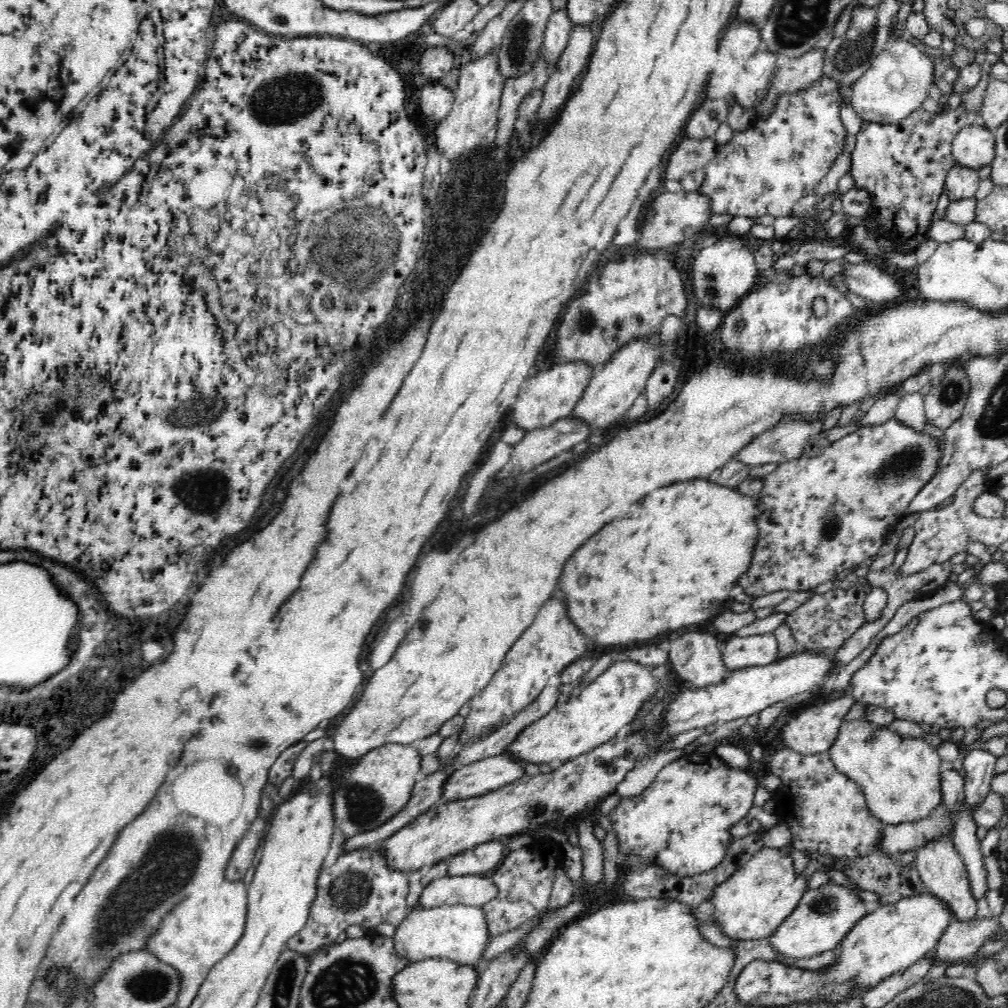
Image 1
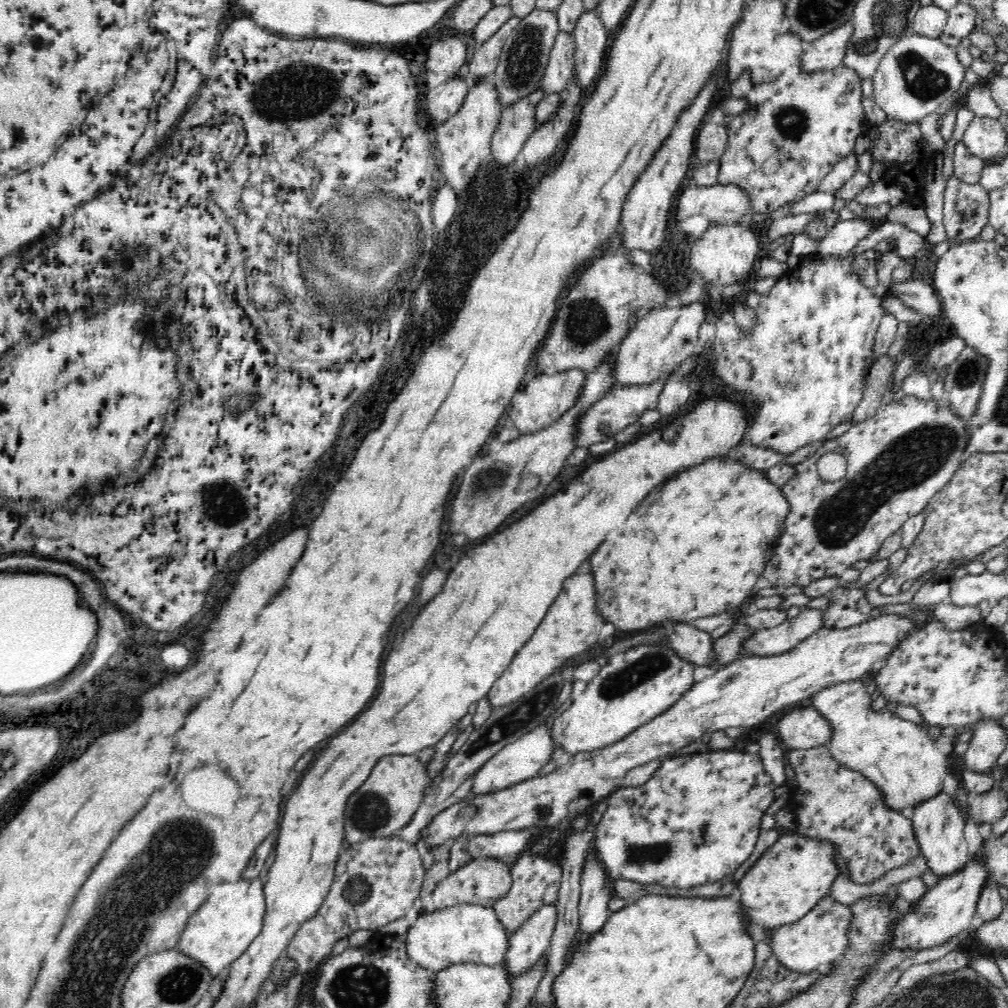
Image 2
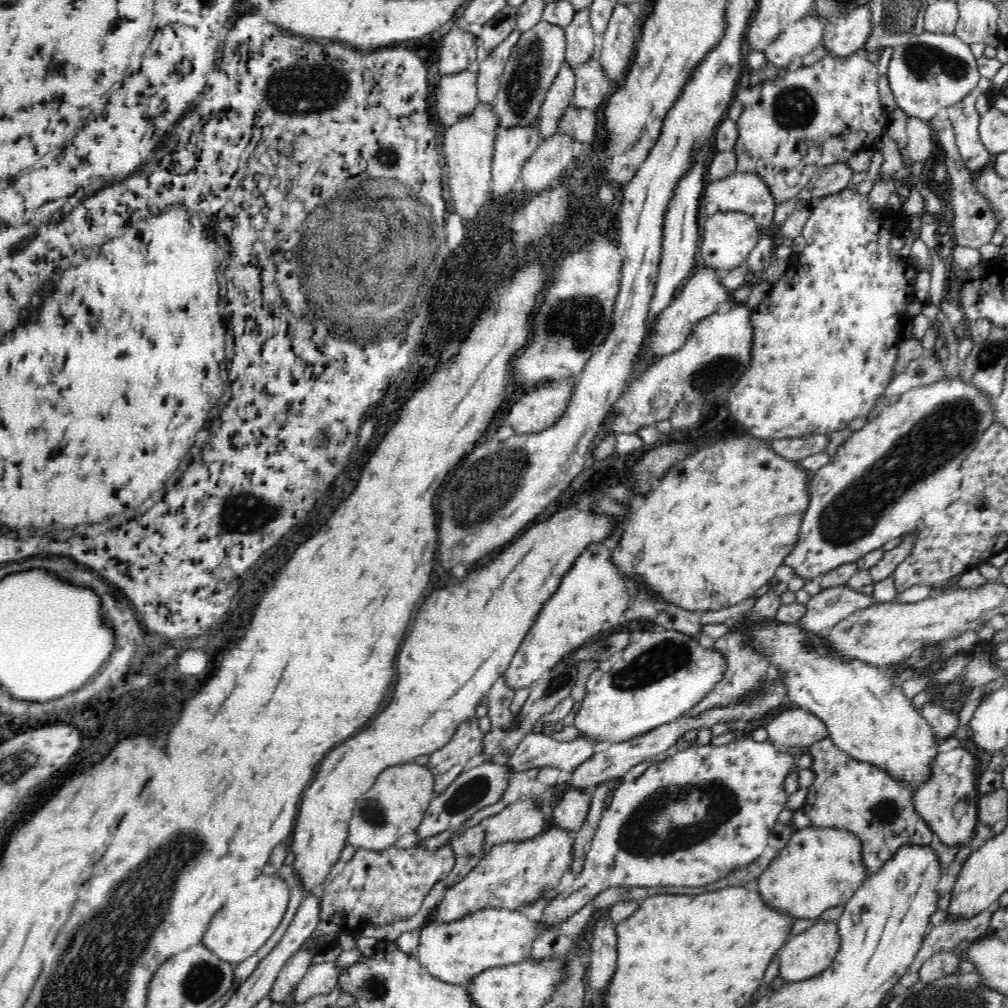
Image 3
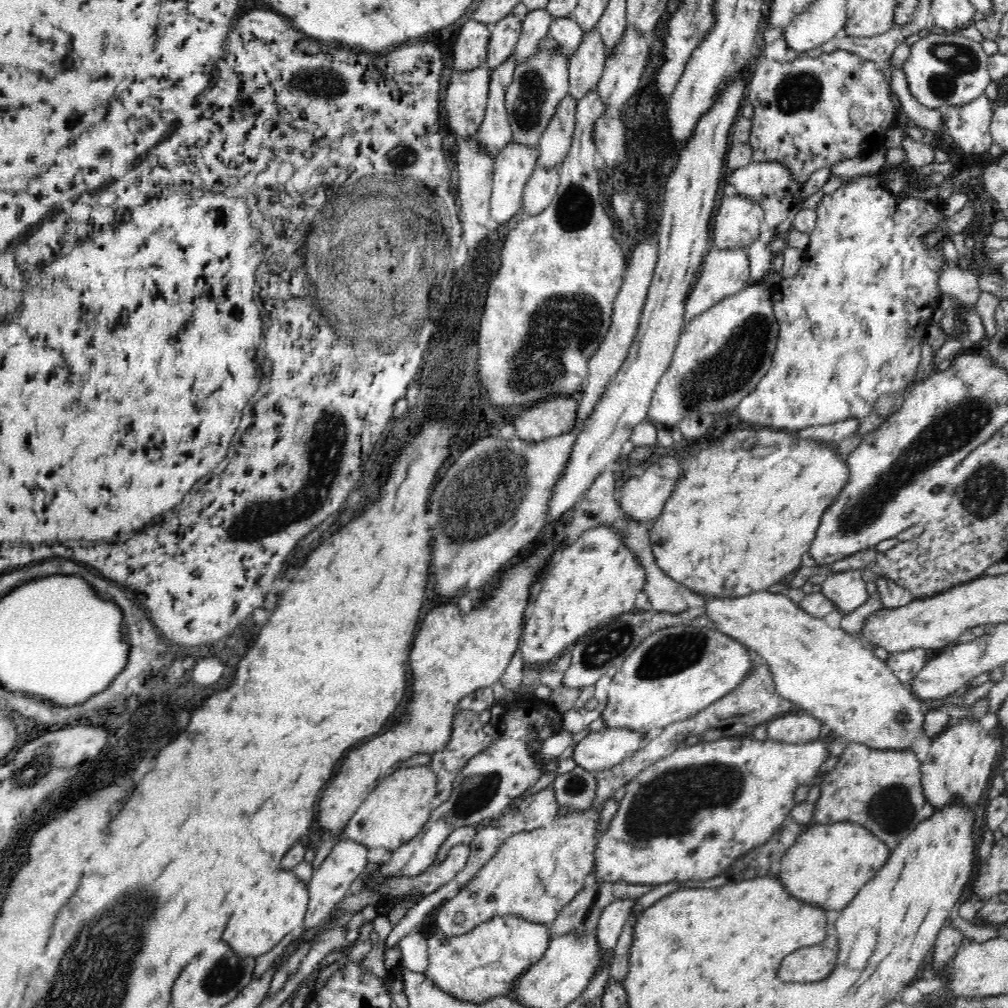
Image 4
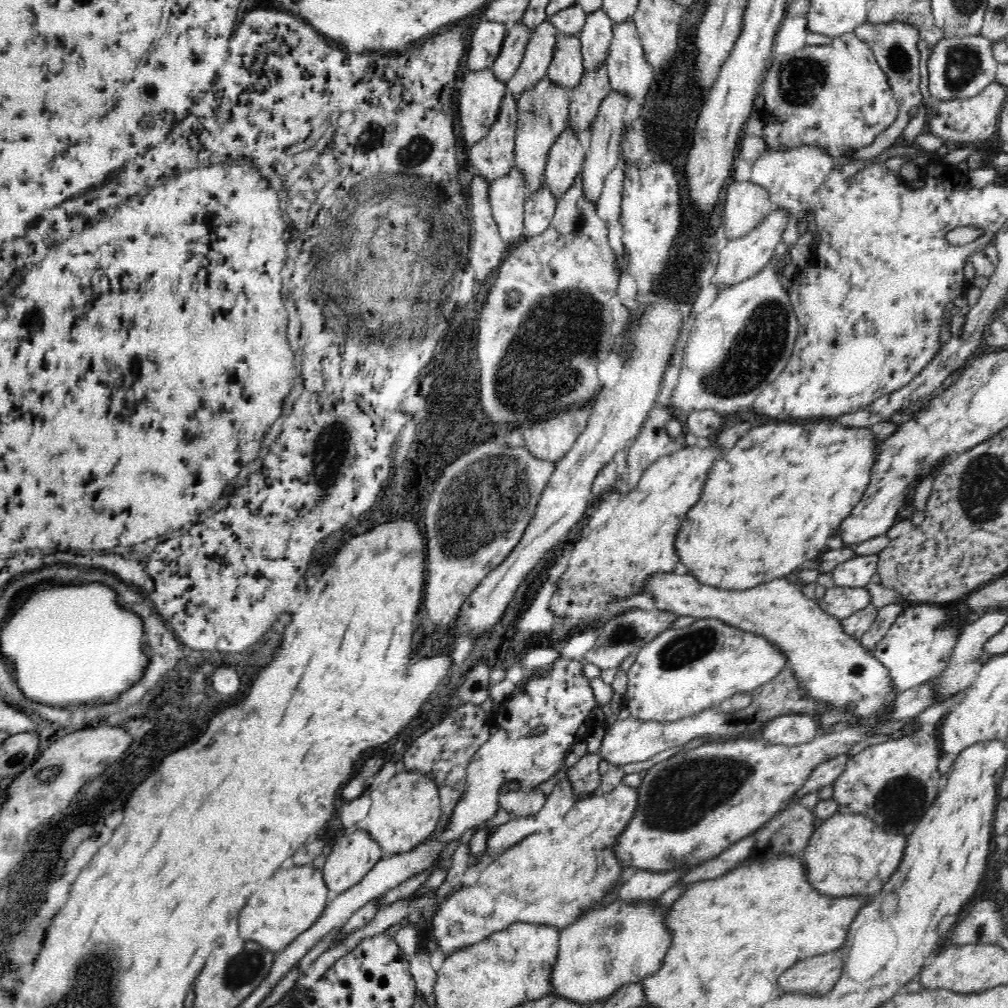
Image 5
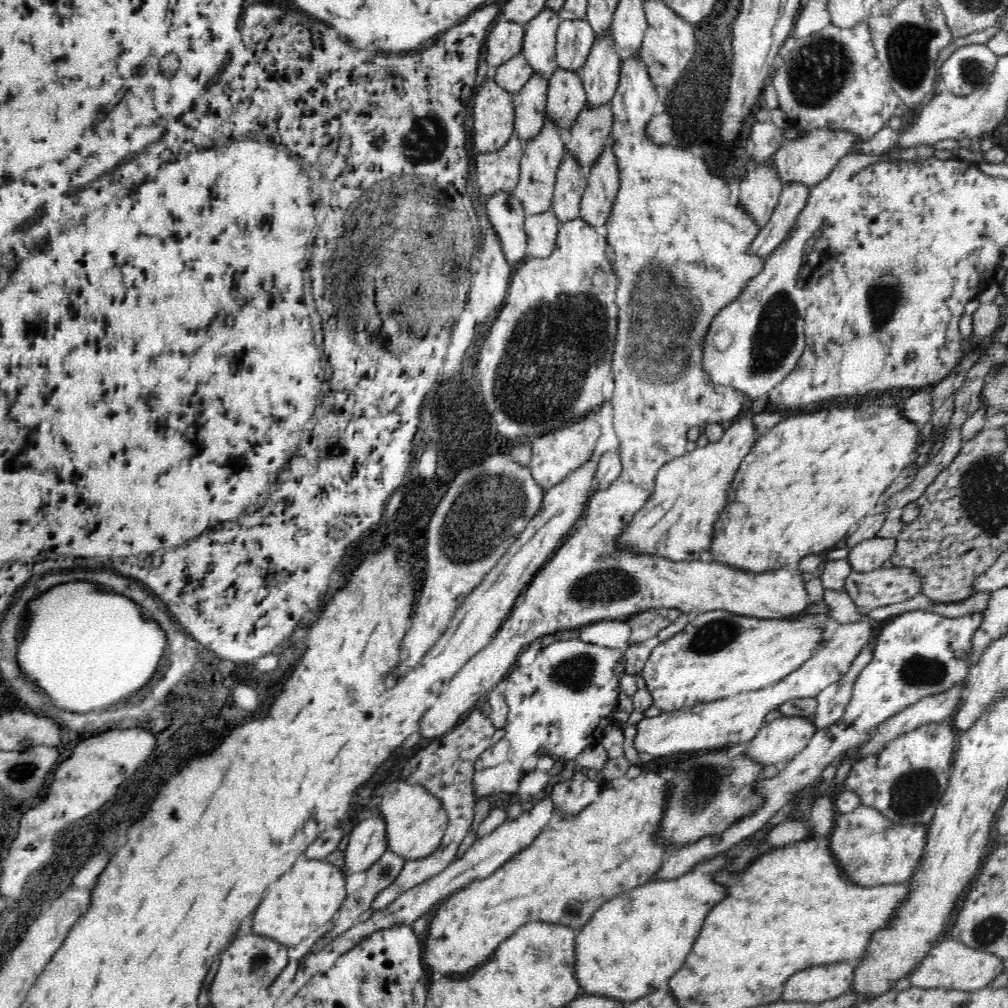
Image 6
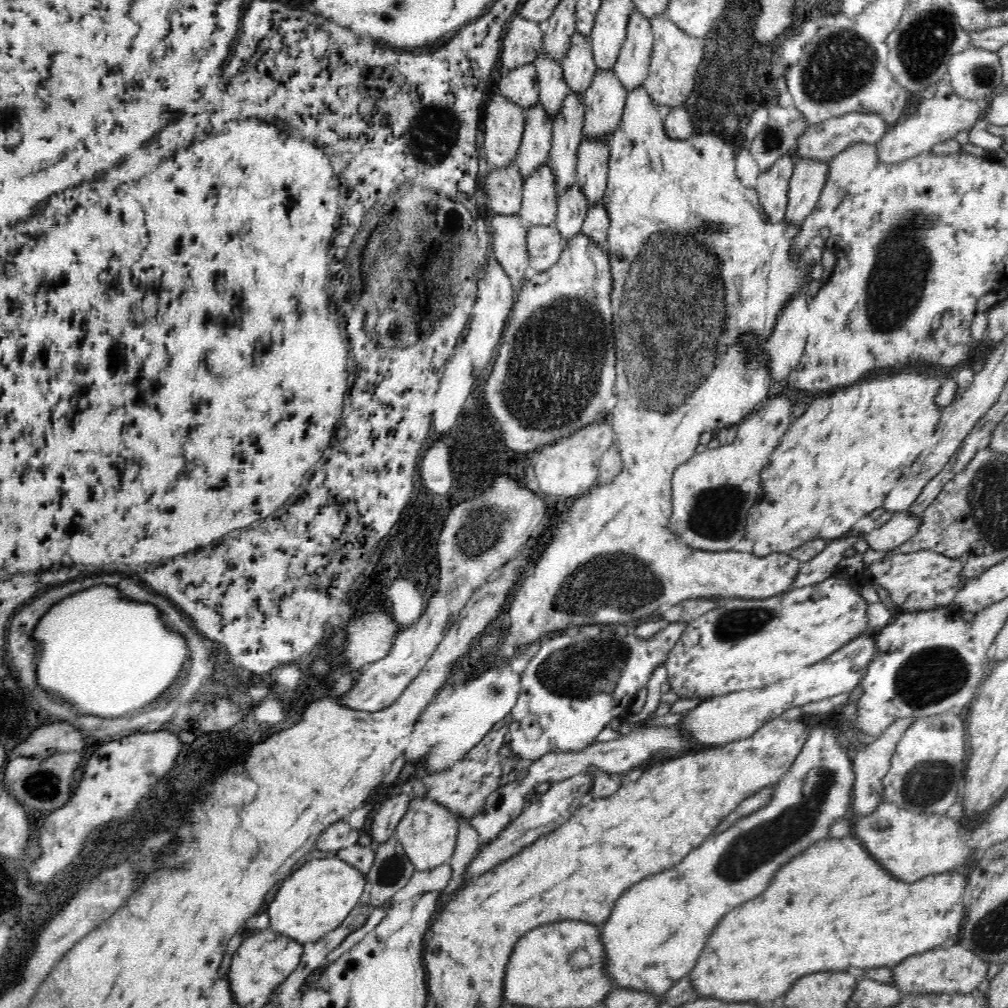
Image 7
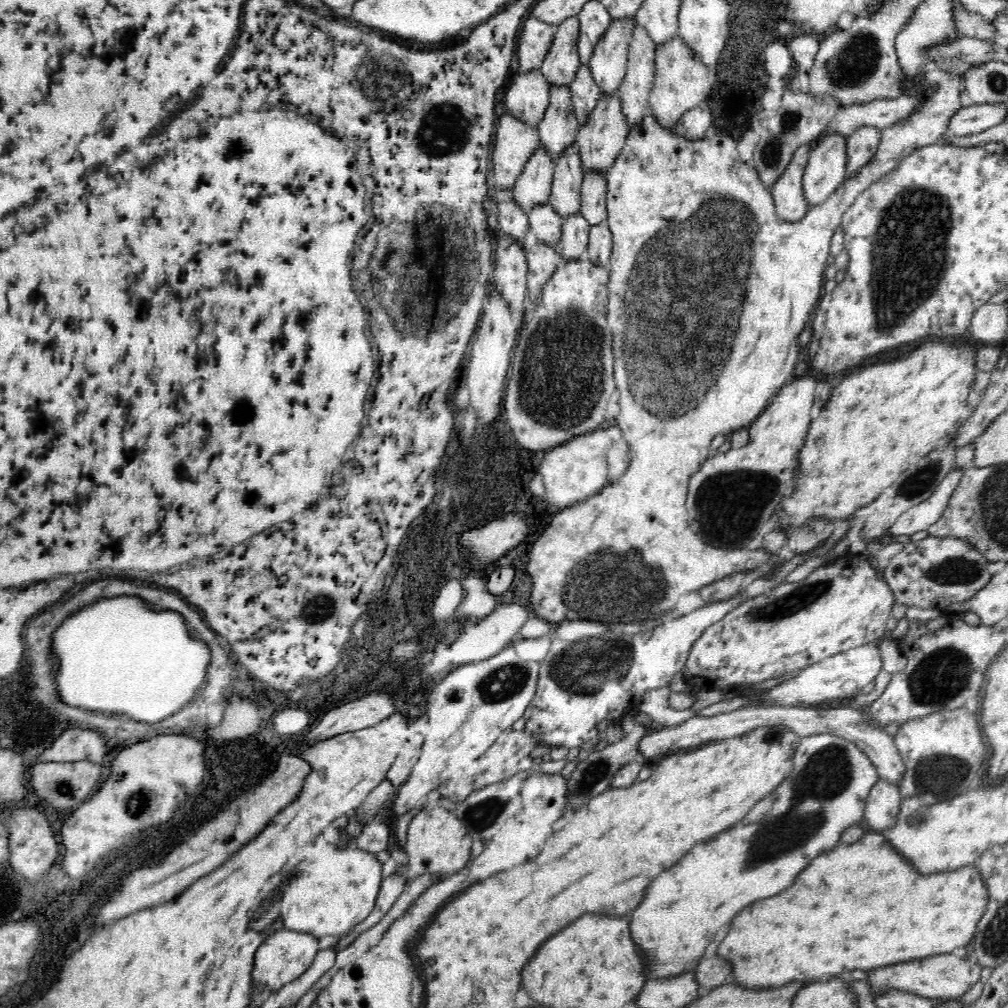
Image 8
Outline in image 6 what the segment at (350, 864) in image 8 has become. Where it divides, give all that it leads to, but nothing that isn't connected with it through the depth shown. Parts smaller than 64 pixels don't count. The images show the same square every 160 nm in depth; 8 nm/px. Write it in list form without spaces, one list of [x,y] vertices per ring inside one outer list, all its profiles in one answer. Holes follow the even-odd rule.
[[[304,857],[290,869],[264,891],[258,908],[246,922],[248,932],[272,938],[287,947],[300,944],[314,931],[330,923],[346,898],[346,877],[340,867],[323,859]]]

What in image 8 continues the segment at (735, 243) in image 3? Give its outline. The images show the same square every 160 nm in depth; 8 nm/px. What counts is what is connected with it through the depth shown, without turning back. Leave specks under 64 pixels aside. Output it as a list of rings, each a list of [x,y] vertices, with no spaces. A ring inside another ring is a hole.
[[[811,144],[800,146],[784,174],[772,184],[772,199],[777,216],[782,221],[802,222],[812,208],[804,195],[804,183],[802,183],[804,166],[808,164],[812,148]]]

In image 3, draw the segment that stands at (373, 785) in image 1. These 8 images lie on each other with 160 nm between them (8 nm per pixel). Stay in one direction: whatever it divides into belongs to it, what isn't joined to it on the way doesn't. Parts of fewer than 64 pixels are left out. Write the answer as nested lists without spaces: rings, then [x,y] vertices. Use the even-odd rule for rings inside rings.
[[[413,761],[384,769],[376,778],[374,786],[356,800],[347,843],[371,851],[392,847],[404,834],[414,832],[420,826],[435,792],[433,786],[432,772],[427,766]]]

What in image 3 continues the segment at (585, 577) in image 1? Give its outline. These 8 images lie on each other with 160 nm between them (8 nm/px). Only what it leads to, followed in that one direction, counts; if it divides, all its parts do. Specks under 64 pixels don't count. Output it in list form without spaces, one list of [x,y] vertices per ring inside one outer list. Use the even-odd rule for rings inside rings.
[[[742,435],[742,438],[728,438],[728,440],[715,443],[714,446],[704,449],[698,448],[696,452],[692,452],[665,474],[661,482],[662,486],[657,488],[656,492],[645,496],[646,504],[638,512],[633,513],[630,509],[629,518],[624,522],[622,542],[620,542],[618,548],[614,548],[611,552],[612,561],[617,565],[621,574],[625,576],[630,586],[630,600],[634,600],[636,594],[640,592],[638,586],[632,585],[632,580],[638,580],[638,576],[642,580],[646,580],[646,584],[650,584],[650,588],[656,590],[664,600],[676,604],[677,607],[689,610],[689,612],[701,611],[702,613],[734,606],[734,604],[753,596],[758,589],[767,583],[774,582],[776,569],[784,565],[784,560],[792,553],[794,545],[798,542],[800,520],[802,520],[804,512],[808,510],[808,502],[810,502],[810,491],[807,487],[810,478],[812,478],[812,473],[806,471],[798,461],[780,457],[780,454],[770,447],[767,439],[756,438],[752,435]]]

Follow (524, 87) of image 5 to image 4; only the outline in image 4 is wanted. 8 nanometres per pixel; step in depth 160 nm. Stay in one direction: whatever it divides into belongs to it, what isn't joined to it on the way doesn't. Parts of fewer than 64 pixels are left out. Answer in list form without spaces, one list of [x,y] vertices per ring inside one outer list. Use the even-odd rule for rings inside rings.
[[[530,10],[522,22],[520,38],[514,46],[513,61],[516,65],[530,60],[540,50],[540,42],[549,34],[548,26],[553,16],[544,10]]]

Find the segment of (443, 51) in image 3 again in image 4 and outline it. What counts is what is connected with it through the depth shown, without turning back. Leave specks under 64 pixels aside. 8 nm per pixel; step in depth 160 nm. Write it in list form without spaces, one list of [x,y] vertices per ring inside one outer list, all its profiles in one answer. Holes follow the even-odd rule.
[[[474,19],[467,20],[454,39],[453,70],[472,71],[487,62],[488,40],[490,30],[486,27],[486,23]]]

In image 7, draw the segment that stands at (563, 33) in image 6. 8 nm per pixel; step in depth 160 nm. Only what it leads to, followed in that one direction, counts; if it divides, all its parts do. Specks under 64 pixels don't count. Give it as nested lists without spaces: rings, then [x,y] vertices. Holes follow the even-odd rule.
[[[576,30],[570,39],[570,50],[560,65],[569,90],[572,93],[584,94],[592,85],[597,72],[591,49],[591,37]]]

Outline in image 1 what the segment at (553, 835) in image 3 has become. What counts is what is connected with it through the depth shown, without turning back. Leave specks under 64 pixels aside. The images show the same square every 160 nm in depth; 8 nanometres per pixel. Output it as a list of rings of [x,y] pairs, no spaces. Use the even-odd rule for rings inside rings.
[[[447,874],[426,885],[419,902],[428,908],[453,904],[482,907],[482,904],[496,898],[496,892],[498,887],[490,875]]]

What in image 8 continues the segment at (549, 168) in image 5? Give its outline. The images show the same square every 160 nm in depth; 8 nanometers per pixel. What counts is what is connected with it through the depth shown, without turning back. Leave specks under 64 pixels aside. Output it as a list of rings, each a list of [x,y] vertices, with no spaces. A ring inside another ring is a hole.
[[[581,213],[564,218],[558,244],[559,253],[564,260],[578,260],[585,257],[590,228],[591,224],[582,217]]]

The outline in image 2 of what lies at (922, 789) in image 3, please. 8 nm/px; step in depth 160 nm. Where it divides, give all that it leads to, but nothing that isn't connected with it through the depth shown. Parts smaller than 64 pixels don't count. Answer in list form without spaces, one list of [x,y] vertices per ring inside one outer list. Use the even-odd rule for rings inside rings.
[[[940,791],[935,797],[925,800],[914,807],[912,814],[913,832],[920,845],[920,855],[927,858],[927,865],[940,878],[950,876],[963,869],[970,860],[968,844],[964,838],[966,811],[956,805],[953,794]]]

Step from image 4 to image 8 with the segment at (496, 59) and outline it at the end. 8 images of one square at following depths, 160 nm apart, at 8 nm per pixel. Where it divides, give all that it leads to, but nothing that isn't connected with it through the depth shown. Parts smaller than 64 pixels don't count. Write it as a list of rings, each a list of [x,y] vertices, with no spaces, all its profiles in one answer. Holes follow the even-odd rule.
[[[540,69],[514,74],[501,97],[501,108],[537,128],[548,109],[551,88]]]

